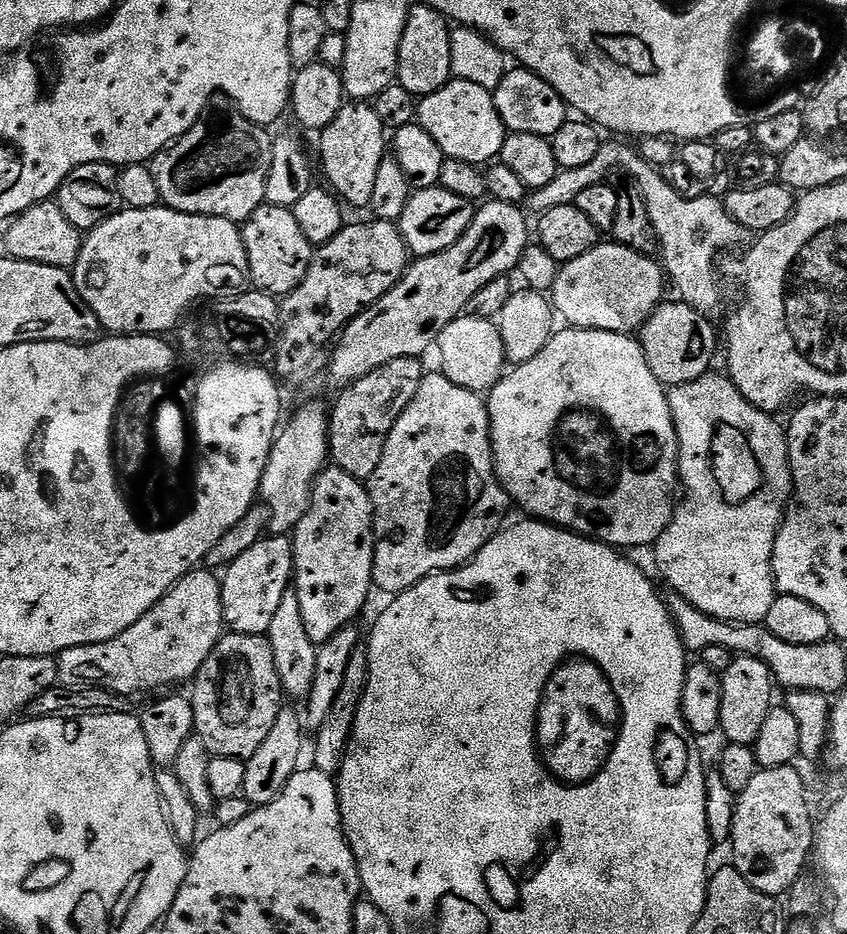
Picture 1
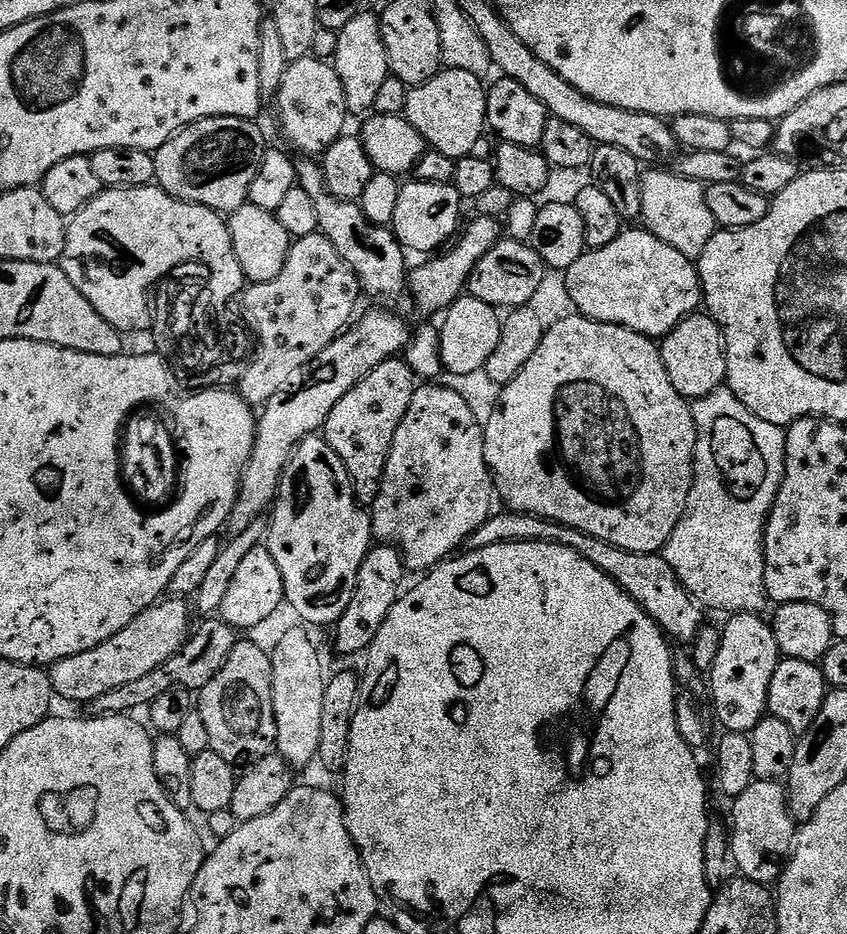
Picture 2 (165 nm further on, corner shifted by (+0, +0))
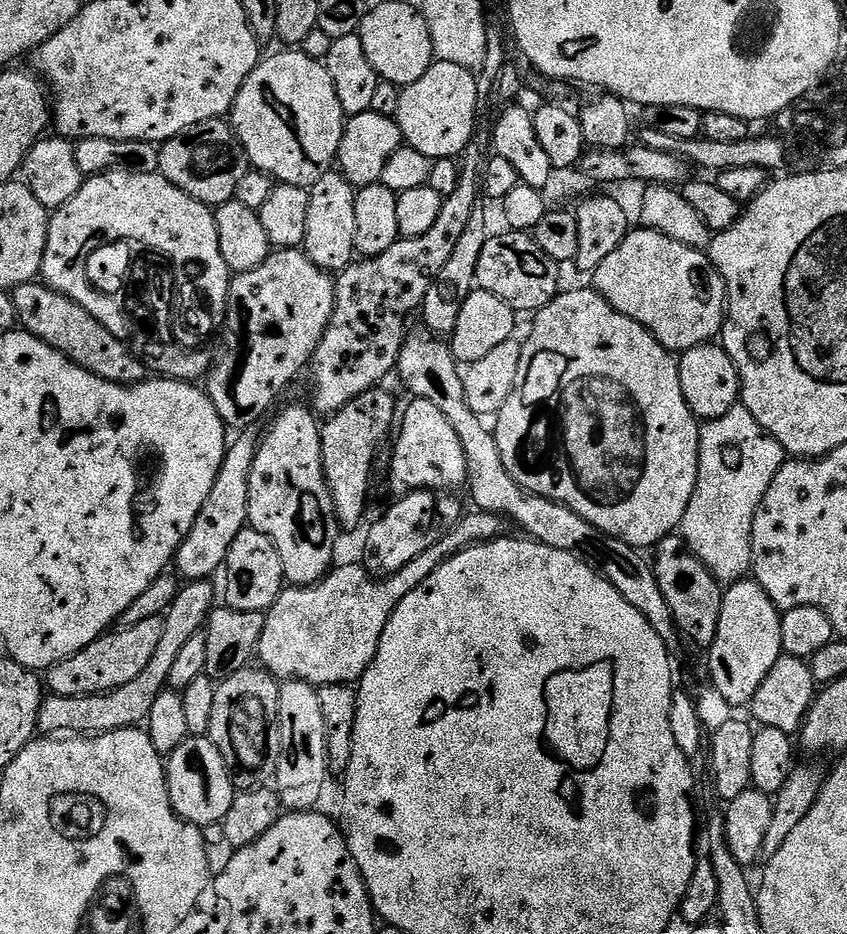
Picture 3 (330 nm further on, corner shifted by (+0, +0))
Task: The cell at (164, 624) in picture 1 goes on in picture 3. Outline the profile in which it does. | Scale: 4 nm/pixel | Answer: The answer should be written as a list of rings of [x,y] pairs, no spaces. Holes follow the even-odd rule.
[[[158,616],[146,618],[146,622],[138,622],[129,628],[121,627],[119,631],[99,636],[78,654],[47,669],[47,691],[54,696],[97,696],[112,692],[118,686],[126,686],[126,682],[134,682],[134,678],[150,666],[150,658],[154,658],[154,650],[158,650],[158,642],[164,633],[164,621]]]

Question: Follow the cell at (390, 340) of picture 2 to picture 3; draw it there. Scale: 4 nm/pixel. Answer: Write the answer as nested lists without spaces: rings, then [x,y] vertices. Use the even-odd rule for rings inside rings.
[[[252,430],[241,431],[237,435],[240,437],[237,440],[235,437],[229,443],[228,452],[224,455],[224,461],[222,462],[222,470],[218,470],[218,478],[214,482],[214,490],[210,490],[210,498],[206,498],[190,534],[182,542],[180,549],[176,551],[174,568],[177,568],[175,571],[185,581],[207,580],[215,577],[215,572],[219,568],[221,571],[227,565],[230,546],[234,546],[234,538],[238,538],[240,531],[248,524],[248,479],[250,478],[250,470],[254,466],[256,452],[260,449],[261,441],[261,437],[259,435],[255,436],[254,433],[255,431]]]

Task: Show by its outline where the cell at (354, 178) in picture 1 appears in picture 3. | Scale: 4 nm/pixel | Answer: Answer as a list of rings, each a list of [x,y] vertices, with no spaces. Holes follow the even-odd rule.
[[[339,171],[327,172],[318,178],[308,193],[310,210],[306,210],[306,238],[302,251],[329,274],[339,274],[353,263],[357,255],[354,242],[354,202],[357,189]]]

